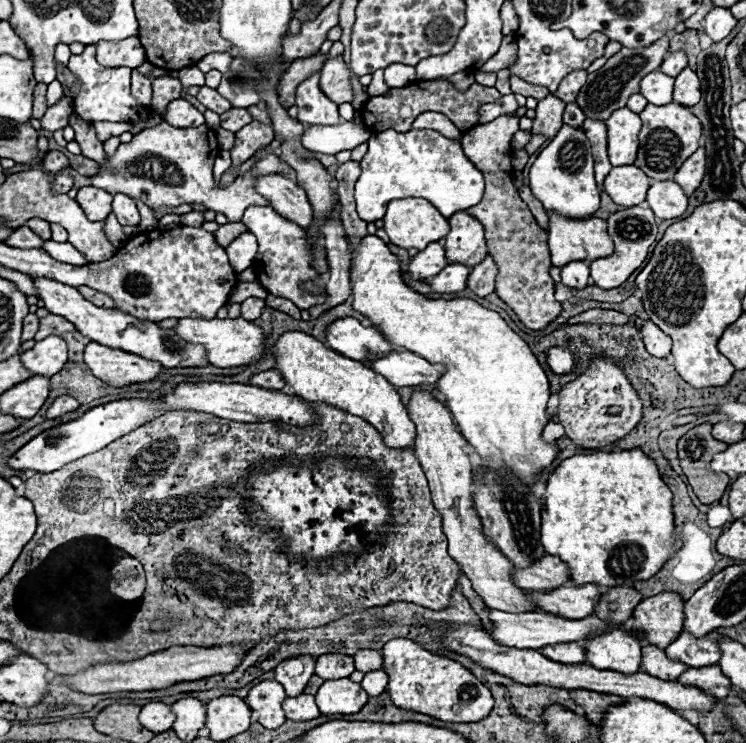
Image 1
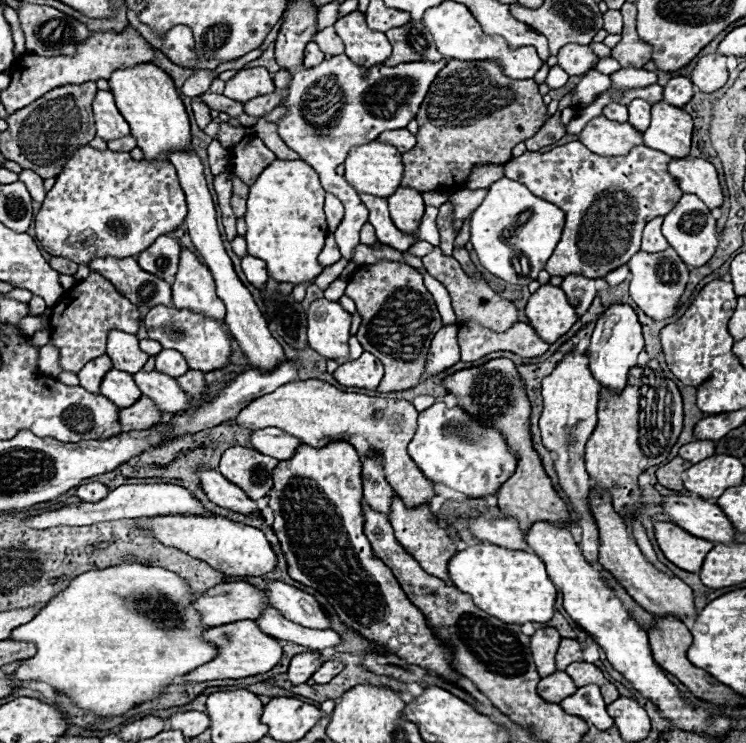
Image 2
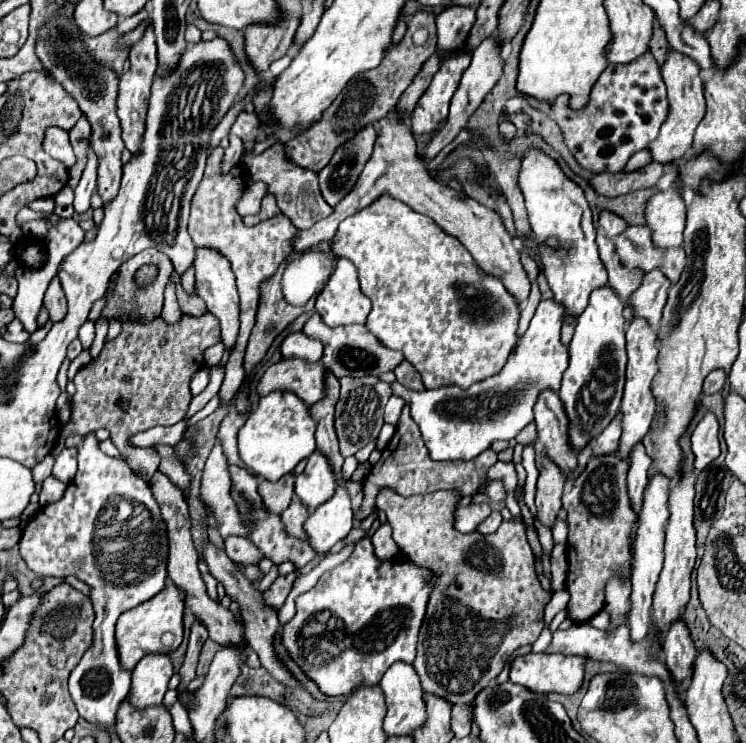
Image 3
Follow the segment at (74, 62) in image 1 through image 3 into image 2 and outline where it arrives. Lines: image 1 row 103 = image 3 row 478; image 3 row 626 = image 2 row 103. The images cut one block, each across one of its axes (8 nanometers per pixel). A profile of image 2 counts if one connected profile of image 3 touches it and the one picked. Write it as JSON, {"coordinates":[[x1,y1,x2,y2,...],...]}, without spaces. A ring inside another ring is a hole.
{"coordinates":[[98,90,94,98,94,118,96,118,96,136,108,140,122,138,130,134,128,122,122,118,114,104,114,96,108,90]]}

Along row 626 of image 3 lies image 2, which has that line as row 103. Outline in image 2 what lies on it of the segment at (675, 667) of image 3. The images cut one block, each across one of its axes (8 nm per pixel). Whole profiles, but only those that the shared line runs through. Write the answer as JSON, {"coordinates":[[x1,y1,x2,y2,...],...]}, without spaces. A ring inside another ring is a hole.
{"coordinates":[[676,76,668,80,668,84,664,86,664,100,672,106,680,106,680,108,686,106,692,94,694,94,694,86,690,78,684,78,684,76]]}

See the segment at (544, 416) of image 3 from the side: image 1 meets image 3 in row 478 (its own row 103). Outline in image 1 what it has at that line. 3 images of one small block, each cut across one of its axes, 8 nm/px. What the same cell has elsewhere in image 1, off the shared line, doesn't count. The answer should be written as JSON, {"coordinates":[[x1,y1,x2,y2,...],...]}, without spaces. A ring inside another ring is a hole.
{"coordinates":[[574,70,574,72,566,74,564,80,560,82,558,90,554,92,554,96,558,96,560,100,564,100,566,104,574,102,576,96,578,96,578,92,582,90,582,86,584,86,584,82,586,82,586,76,588,76,586,70]]}

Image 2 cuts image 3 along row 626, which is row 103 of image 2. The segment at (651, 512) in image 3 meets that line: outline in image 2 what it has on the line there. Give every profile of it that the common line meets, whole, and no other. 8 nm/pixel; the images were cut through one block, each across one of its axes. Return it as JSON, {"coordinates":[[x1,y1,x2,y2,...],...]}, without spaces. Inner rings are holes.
{"coordinates":[[640,98,632,100,628,104,628,114,630,114,628,122,632,126,636,126,636,130,644,132,648,128,648,122,650,122,650,104,646,100,640,100]]}

